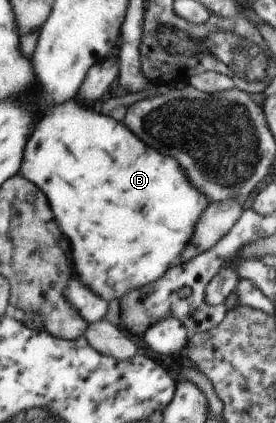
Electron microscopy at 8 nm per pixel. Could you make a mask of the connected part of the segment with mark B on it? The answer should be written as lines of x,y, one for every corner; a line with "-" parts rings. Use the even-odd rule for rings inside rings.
74,100
68,102
60,102
52,108
42,108
40,116
38,116
38,126
32,128
32,136
30,140
26,140
26,160
22,160
22,168
19,175
25,177
27,181
37,185
39,189
48,198
50,208
53,209
54,220
57,221
57,227
62,230
62,236
69,242
70,258
74,265
74,272
77,279
87,286
95,295
102,297
107,303
110,300
118,300
125,292
144,287
145,284
153,283
156,279
160,279
162,275
172,267
174,263
179,262
179,256
185,250
186,243
193,236
194,223
201,216
201,212
205,210
209,202
204,202
204,196
196,188
188,186
189,179
184,178
184,170
177,160
168,158
168,156
160,156
156,150
152,150
143,142
140,142
130,131
128,127
122,126
121,121
115,121
108,116
98,116
96,112
92,112
90,108
80,106

